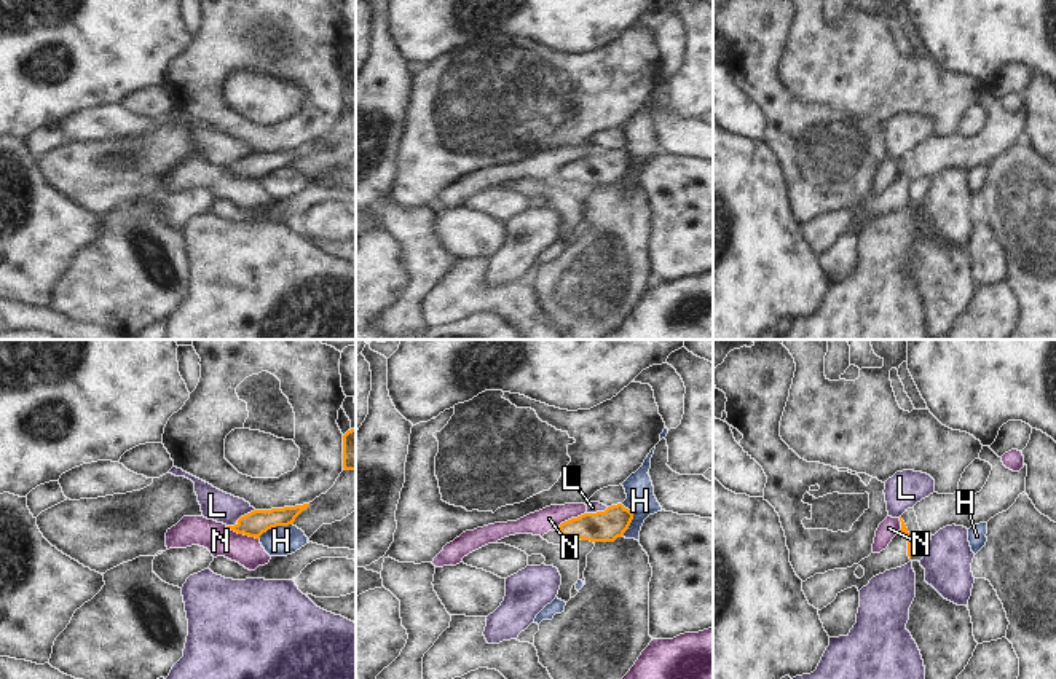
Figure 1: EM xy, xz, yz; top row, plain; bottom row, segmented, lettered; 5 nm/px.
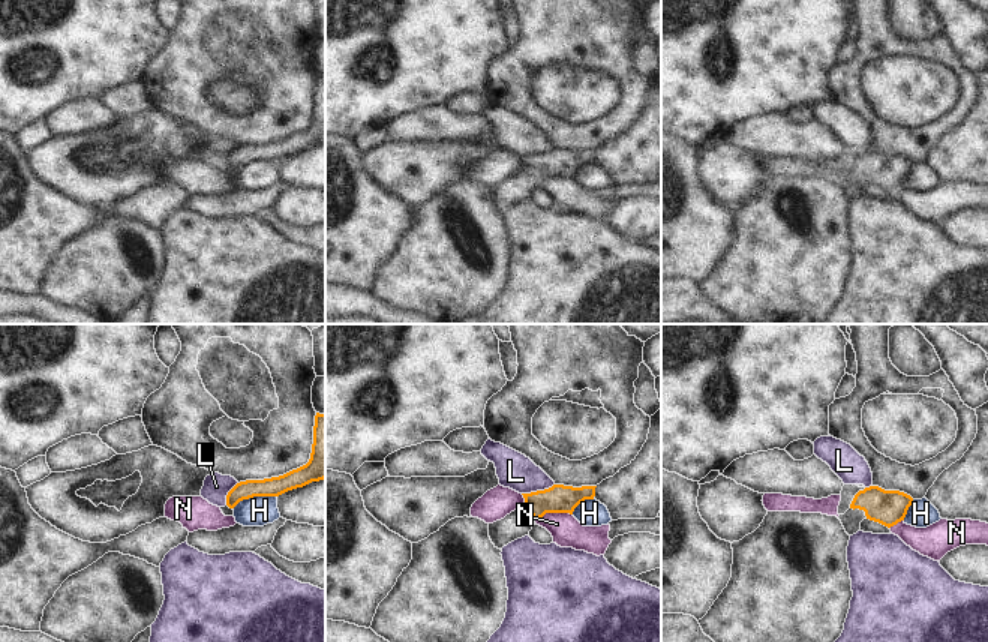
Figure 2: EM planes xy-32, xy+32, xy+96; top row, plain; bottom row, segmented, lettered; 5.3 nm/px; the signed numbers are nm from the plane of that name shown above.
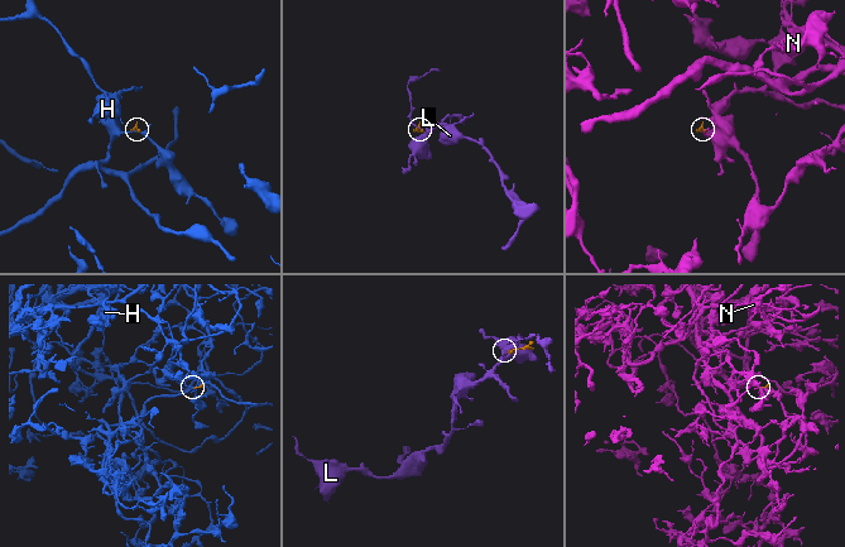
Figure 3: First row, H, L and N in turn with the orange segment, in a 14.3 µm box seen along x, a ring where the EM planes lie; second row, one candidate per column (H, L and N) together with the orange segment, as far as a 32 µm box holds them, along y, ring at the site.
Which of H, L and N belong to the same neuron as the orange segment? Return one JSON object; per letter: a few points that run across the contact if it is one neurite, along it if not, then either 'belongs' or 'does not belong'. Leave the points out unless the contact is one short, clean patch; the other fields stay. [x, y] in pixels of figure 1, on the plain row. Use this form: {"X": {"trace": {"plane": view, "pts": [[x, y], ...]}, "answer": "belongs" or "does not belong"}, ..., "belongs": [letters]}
{"H": {"trace": {"plane": "xy", "pts": [[292, 166], [271, 169], [259, 180]]}, "answer": "does not belong"}, "L": {"answer": "does not belong"}, "N": {"trace": {"plane": "xy", "pts": [[225, 169], [259, 182]]}, "answer": "does not belong"}, "belongs": []}

